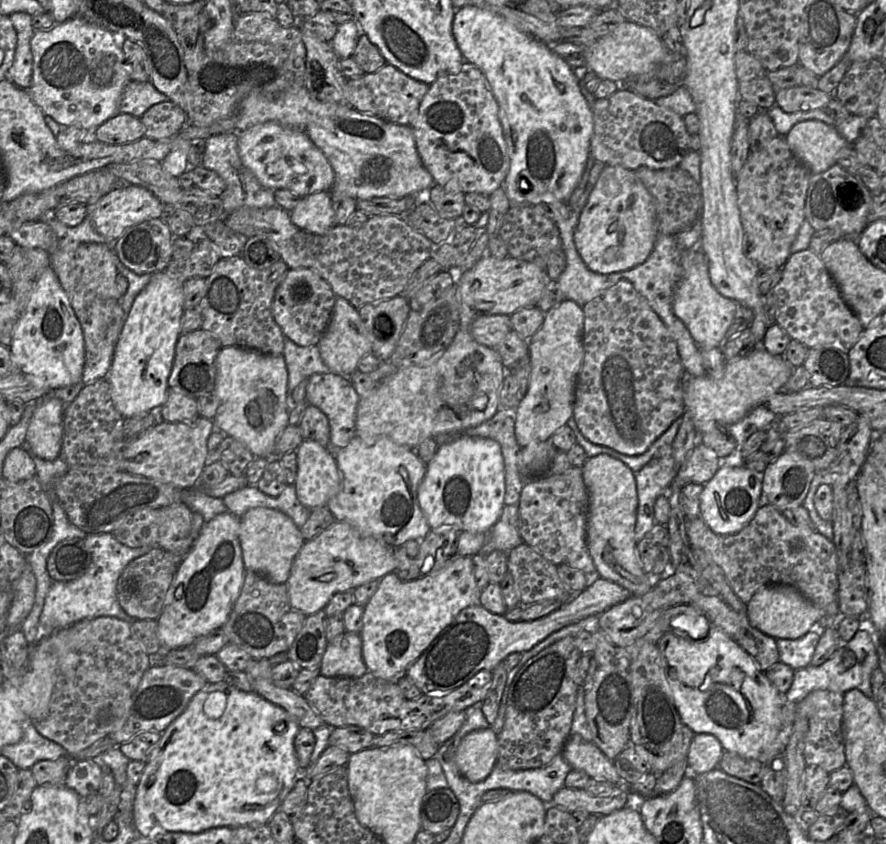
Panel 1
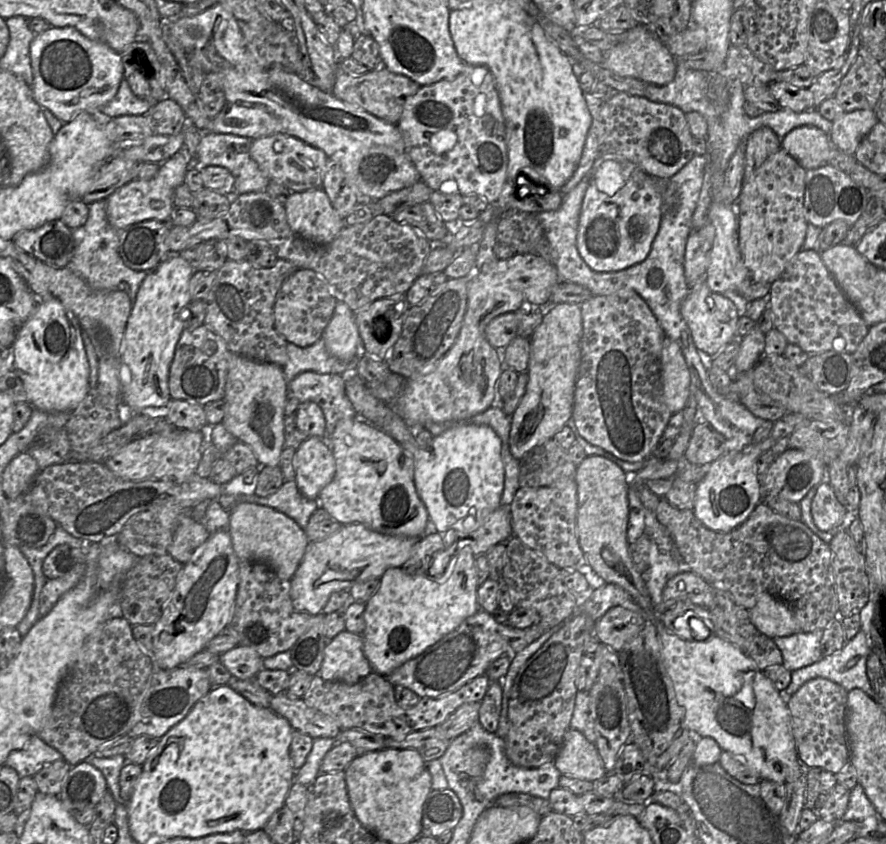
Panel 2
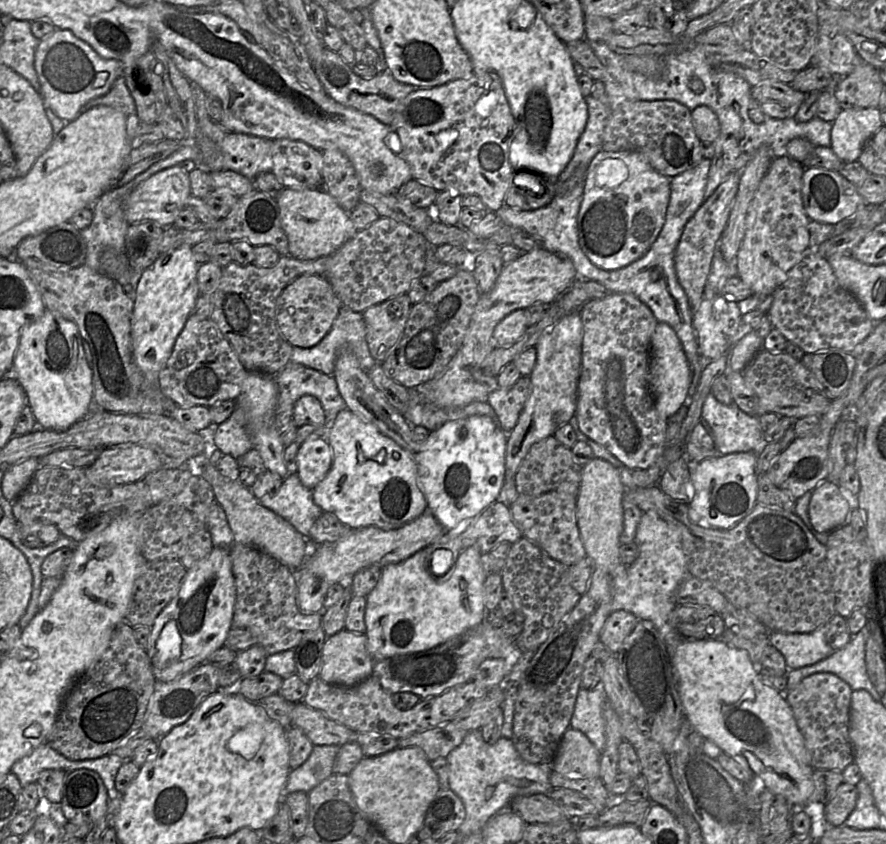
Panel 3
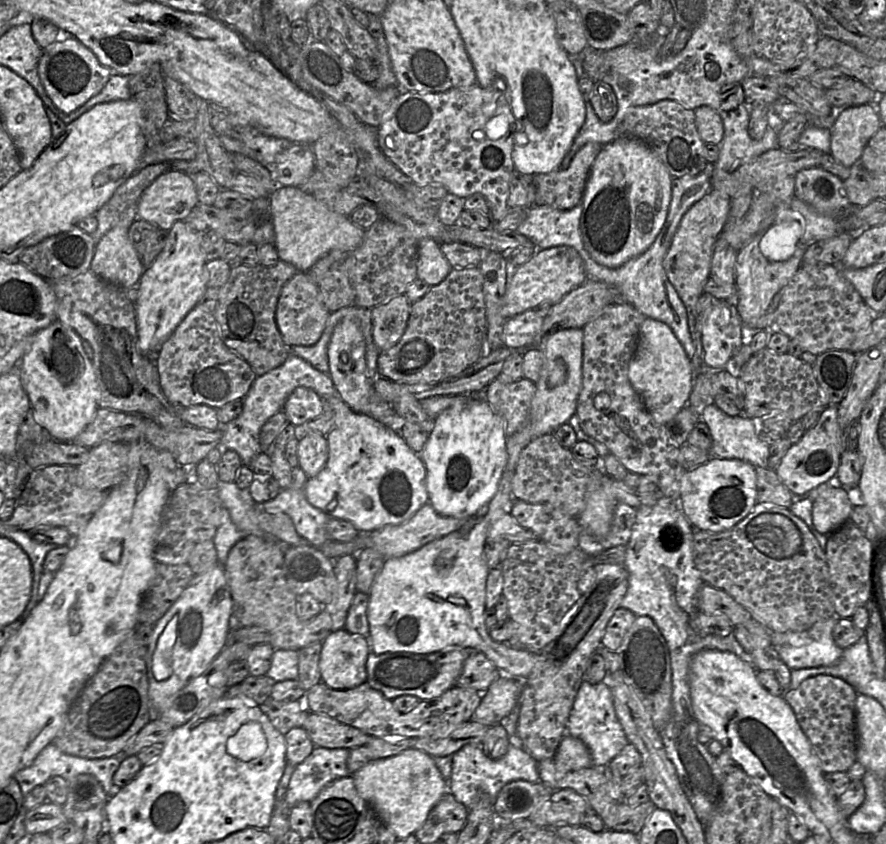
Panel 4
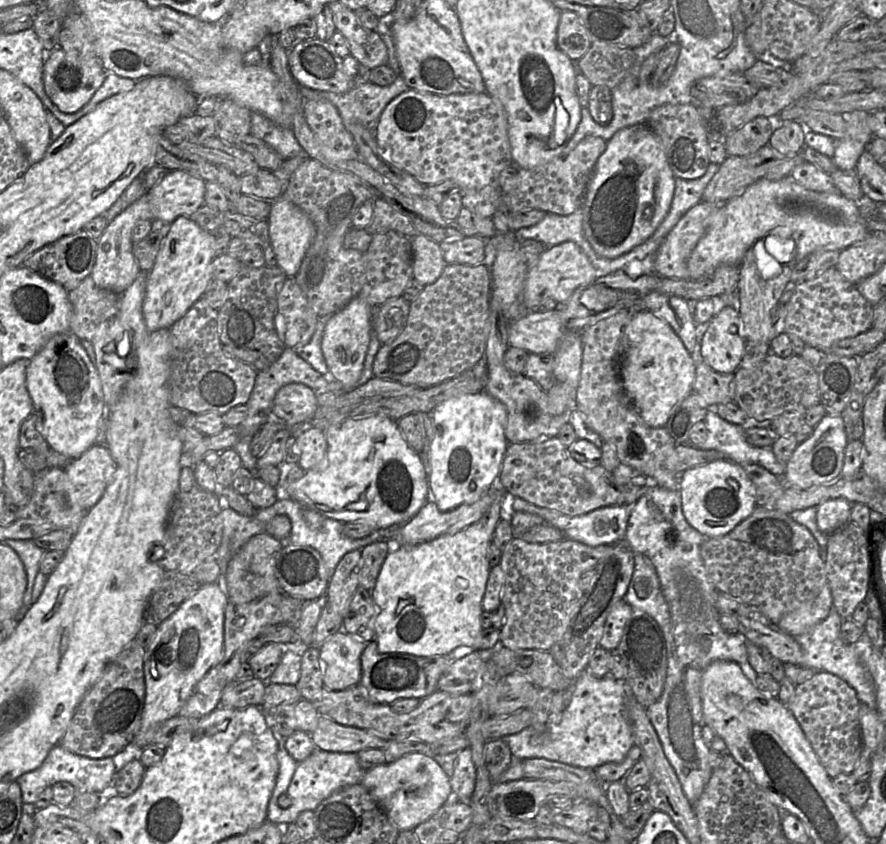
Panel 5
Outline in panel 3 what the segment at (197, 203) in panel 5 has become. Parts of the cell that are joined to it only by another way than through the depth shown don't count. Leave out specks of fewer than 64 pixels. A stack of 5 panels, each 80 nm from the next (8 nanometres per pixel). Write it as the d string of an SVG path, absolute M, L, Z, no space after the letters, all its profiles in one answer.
M181 165L162 170L139 184L128 196L125 205L125 218L128 224L153 221L167 228L172 226L191 195L188 172Z

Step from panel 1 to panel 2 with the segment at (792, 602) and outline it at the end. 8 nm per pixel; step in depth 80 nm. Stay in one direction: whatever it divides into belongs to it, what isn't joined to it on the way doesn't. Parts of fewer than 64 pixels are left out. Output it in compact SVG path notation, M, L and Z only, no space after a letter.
M768 592L759 596L749 616L758 631L772 639L803 632L791 606Z

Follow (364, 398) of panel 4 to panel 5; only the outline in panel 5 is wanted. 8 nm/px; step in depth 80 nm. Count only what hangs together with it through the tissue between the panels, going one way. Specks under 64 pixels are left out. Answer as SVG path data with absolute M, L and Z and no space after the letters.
M356 296L334 313L323 331L321 349L329 372L348 390L356 388L373 329L373 307L364 298Z

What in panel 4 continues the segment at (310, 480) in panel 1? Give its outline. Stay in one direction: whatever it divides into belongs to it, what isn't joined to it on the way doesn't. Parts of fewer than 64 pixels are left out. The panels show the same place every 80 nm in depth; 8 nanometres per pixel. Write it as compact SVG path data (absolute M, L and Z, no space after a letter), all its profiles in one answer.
M309 433L298 442L298 467L308 478L316 476L328 459L326 437L319 433Z

